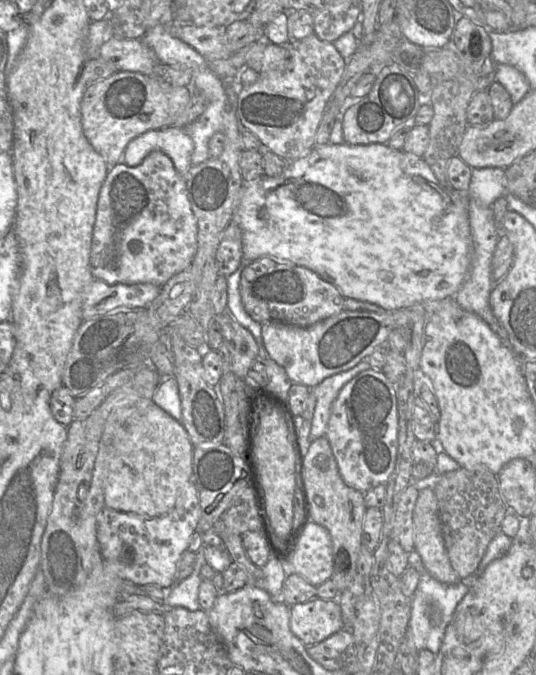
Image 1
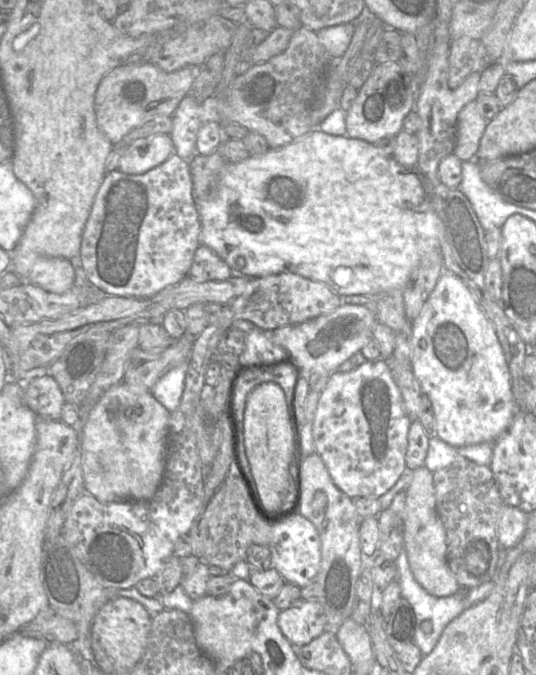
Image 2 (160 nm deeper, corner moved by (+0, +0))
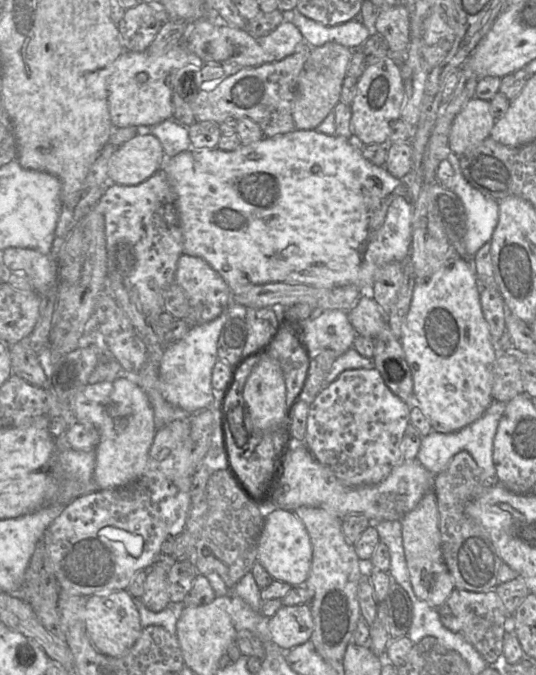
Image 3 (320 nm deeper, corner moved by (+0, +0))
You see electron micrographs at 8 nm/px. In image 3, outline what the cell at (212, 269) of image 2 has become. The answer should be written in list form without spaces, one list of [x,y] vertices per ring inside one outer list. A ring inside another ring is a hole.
[[[183,253],[177,264],[175,283],[185,292],[190,309],[184,320],[191,326],[204,324],[217,318],[227,308],[231,291],[222,278],[204,259]]]

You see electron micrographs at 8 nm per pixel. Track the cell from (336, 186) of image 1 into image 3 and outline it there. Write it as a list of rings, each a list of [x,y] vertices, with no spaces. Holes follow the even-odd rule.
[[[298,130],[265,137],[236,150],[223,151],[216,148],[189,148],[174,157],[166,158],[161,167],[168,176],[176,196],[176,207],[183,233],[183,253],[204,259],[227,283],[231,293],[241,293],[250,284],[286,282],[314,287],[354,285],[359,289],[372,284],[377,270],[391,263],[401,263],[411,250],[412,217],[415,203],[409,196],[407,186],[392,176],[384,166],[376,166],[364,158],[361,145],[351,138],[326,135],[313,130]]]

